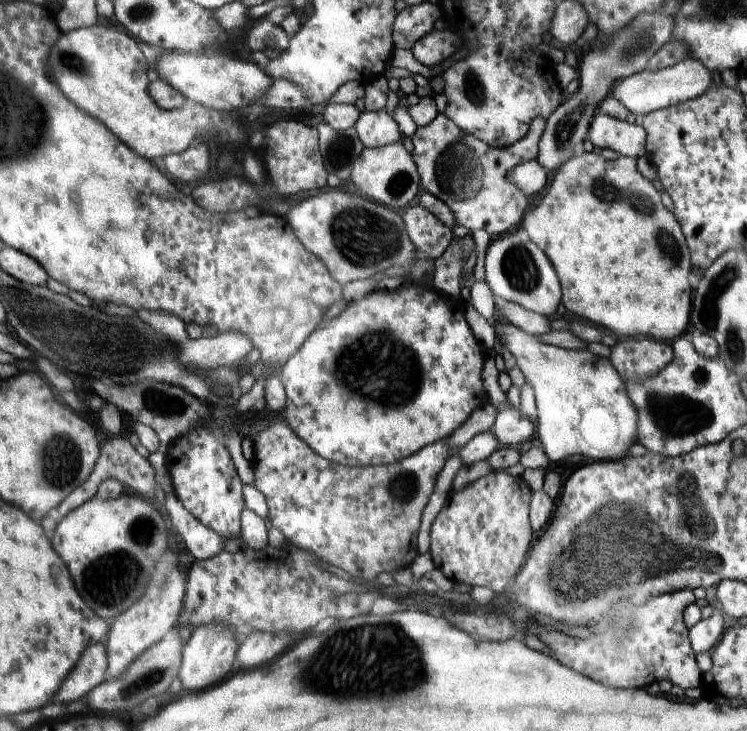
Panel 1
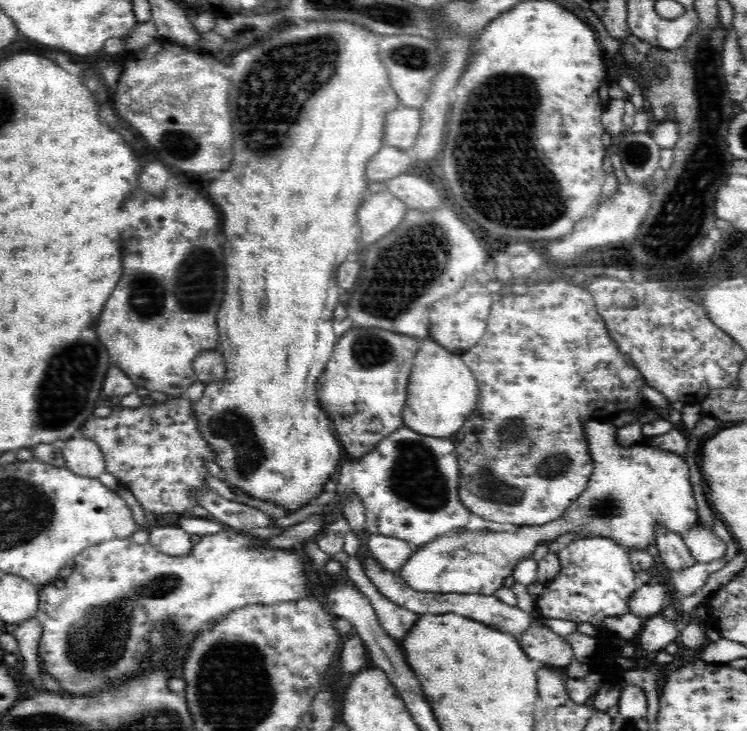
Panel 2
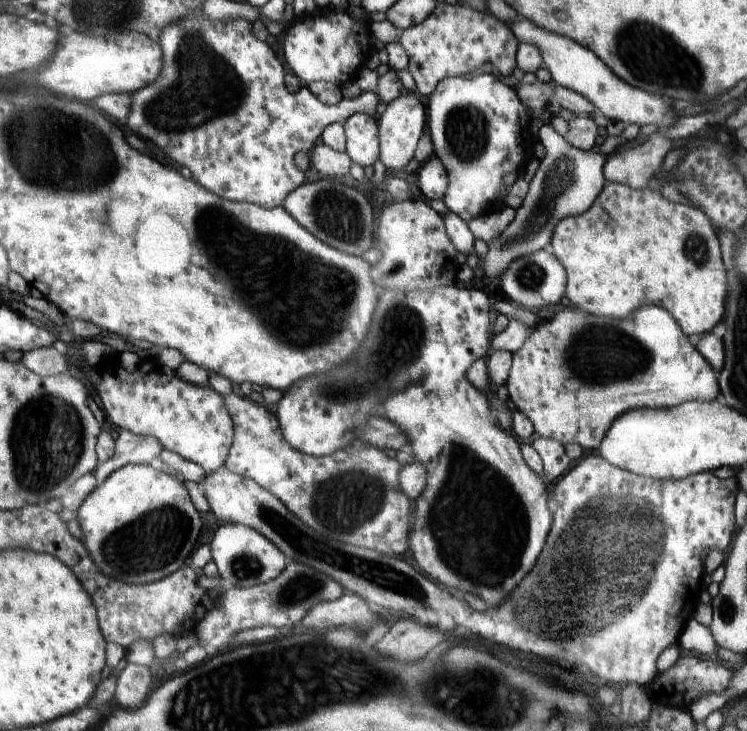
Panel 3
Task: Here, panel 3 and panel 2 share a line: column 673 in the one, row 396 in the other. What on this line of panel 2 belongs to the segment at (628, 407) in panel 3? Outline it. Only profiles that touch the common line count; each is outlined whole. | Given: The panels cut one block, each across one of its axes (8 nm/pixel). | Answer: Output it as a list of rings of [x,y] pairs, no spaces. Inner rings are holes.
[[[350,327],[340,336],[336,335],[336,346],[325,366],[324,372],[318,377],[318,404],[325,416],[330,417],[332,432],[349,462],[358,462],[364,455],[375,451],[379,444],[390,437],[394,431],[404,426],[402,410],[407,402],[407,389],[413,362],[418,352],[418,342],[412,336],[400,336],[394,332],[386,332],[383,328]]]

